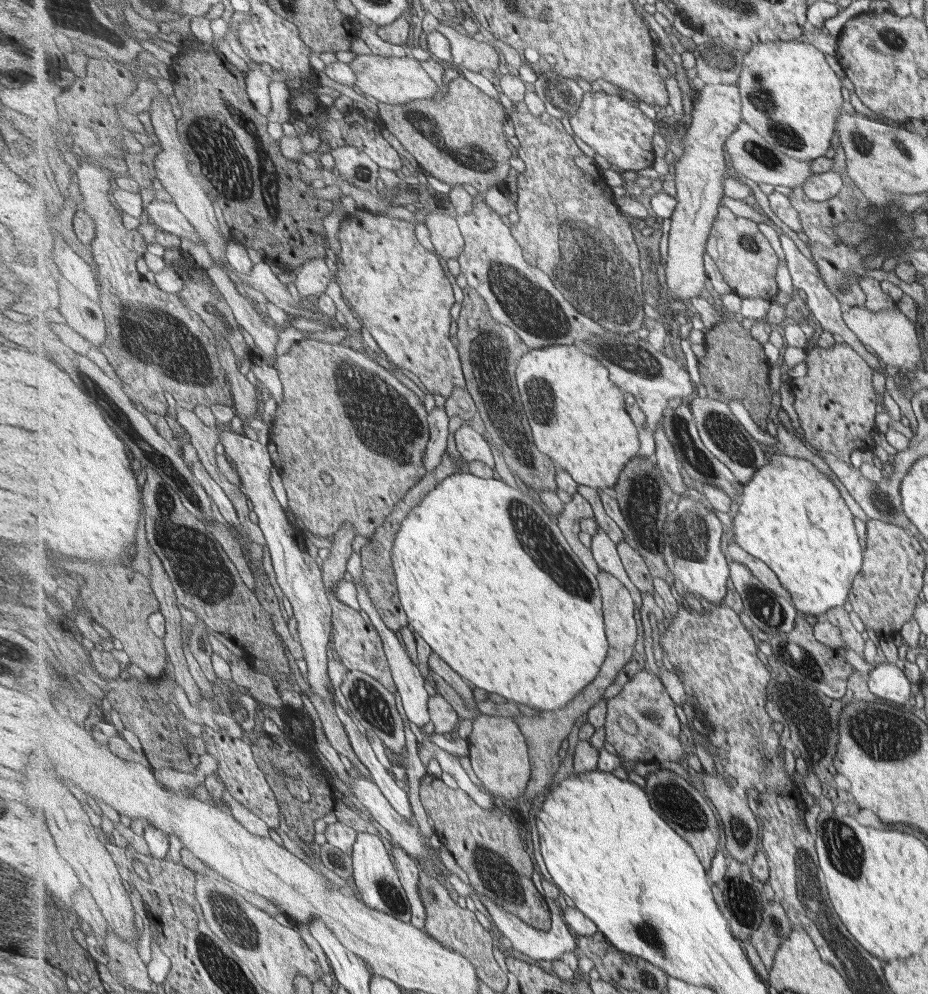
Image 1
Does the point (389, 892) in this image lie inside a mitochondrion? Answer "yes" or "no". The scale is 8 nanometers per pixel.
yes

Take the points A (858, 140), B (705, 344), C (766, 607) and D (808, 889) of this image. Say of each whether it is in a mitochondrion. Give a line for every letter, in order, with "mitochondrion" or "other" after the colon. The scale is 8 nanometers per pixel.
A: mitochondrion
B: other
C: mitochondrion
D: mitochondrion

